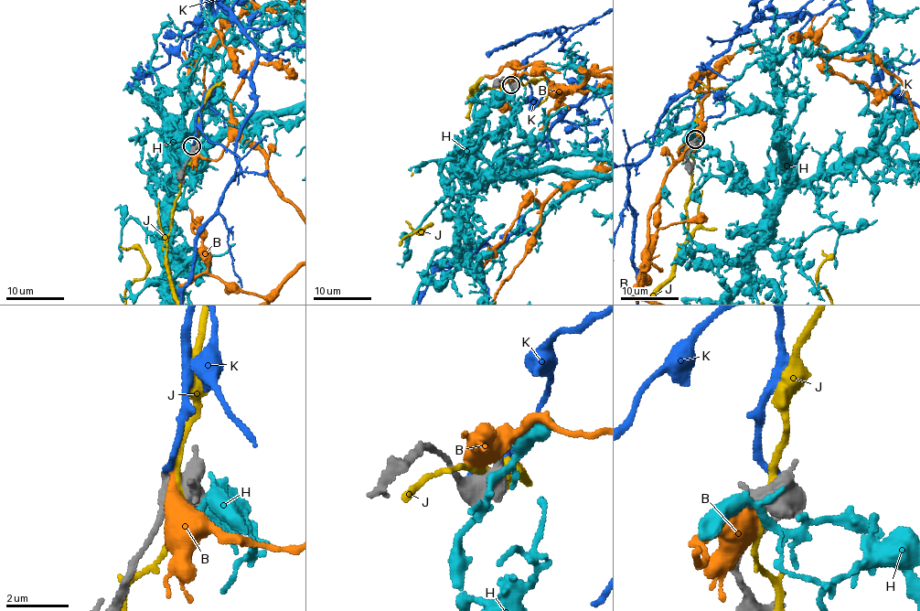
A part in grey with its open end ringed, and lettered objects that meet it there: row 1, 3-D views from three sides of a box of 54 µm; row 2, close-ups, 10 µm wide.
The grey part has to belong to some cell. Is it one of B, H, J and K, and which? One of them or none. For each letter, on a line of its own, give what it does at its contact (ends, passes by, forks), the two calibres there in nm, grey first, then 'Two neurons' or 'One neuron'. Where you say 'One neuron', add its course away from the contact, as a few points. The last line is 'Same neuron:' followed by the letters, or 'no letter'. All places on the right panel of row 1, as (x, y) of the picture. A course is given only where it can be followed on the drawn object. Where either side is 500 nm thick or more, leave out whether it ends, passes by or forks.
B: Thickness 500 nm (grey) against 550 nm. Two neurons
H: Thickness 500 nm (grey) against 200 nm. Two neurons
J: Thickness 500 nm (grey) against 170 nm. Two neurons
K: It ends there. Thickness 400 nm (grey) against 160 nm. One neuron
Same neuron: K

